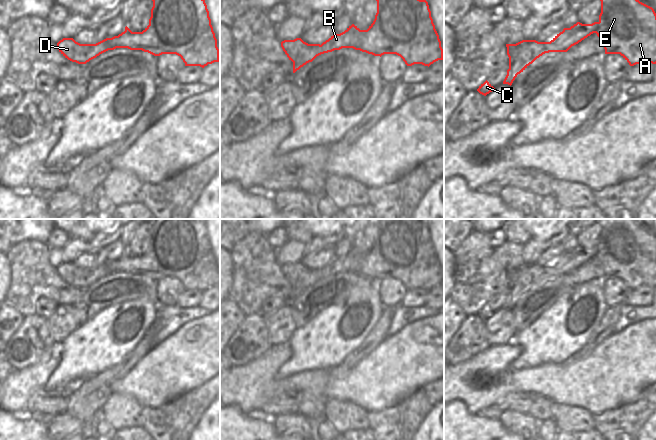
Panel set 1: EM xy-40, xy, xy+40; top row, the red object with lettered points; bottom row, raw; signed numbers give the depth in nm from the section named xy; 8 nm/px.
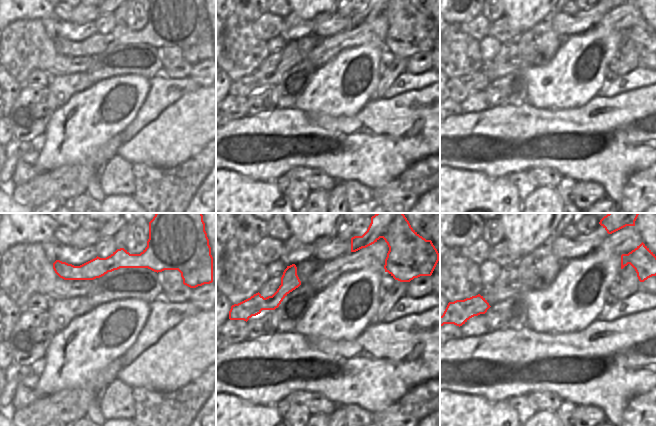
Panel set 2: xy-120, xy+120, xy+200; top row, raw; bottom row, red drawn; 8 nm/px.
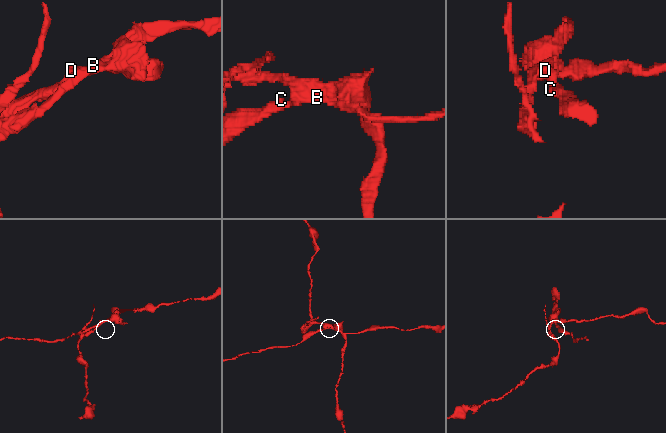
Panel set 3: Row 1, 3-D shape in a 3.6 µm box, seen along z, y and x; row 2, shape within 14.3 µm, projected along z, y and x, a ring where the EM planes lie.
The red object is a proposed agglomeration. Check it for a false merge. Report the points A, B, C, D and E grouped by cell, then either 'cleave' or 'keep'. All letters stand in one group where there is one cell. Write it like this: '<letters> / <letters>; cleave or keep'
A D E / B C; cleave

